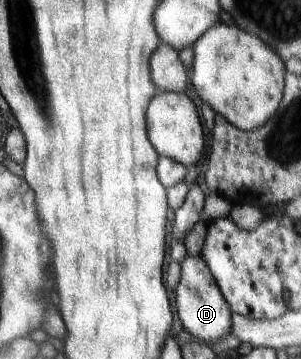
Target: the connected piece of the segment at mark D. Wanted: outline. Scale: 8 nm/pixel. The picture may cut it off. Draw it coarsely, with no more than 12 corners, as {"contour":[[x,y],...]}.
{"contour":[[182,263],[177,308],[203,342],[230,334],[232,315],[210,263]]}

